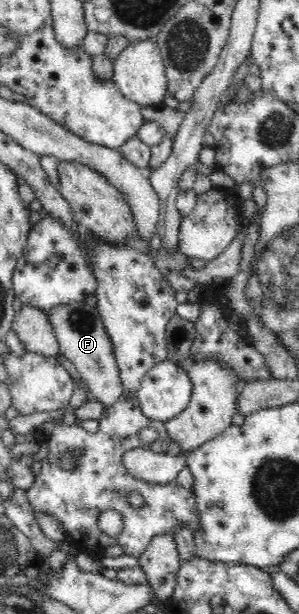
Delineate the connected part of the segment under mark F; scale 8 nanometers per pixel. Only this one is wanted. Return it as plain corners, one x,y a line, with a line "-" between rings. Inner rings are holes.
74,302
67,306
53,307
46,312
46,315
55,331
59,353
76,366
77,372
89,388
91,400
102,402
106,408
115,404
125,395
125,390
120,381
111,339
96,307
89,306
86,302

